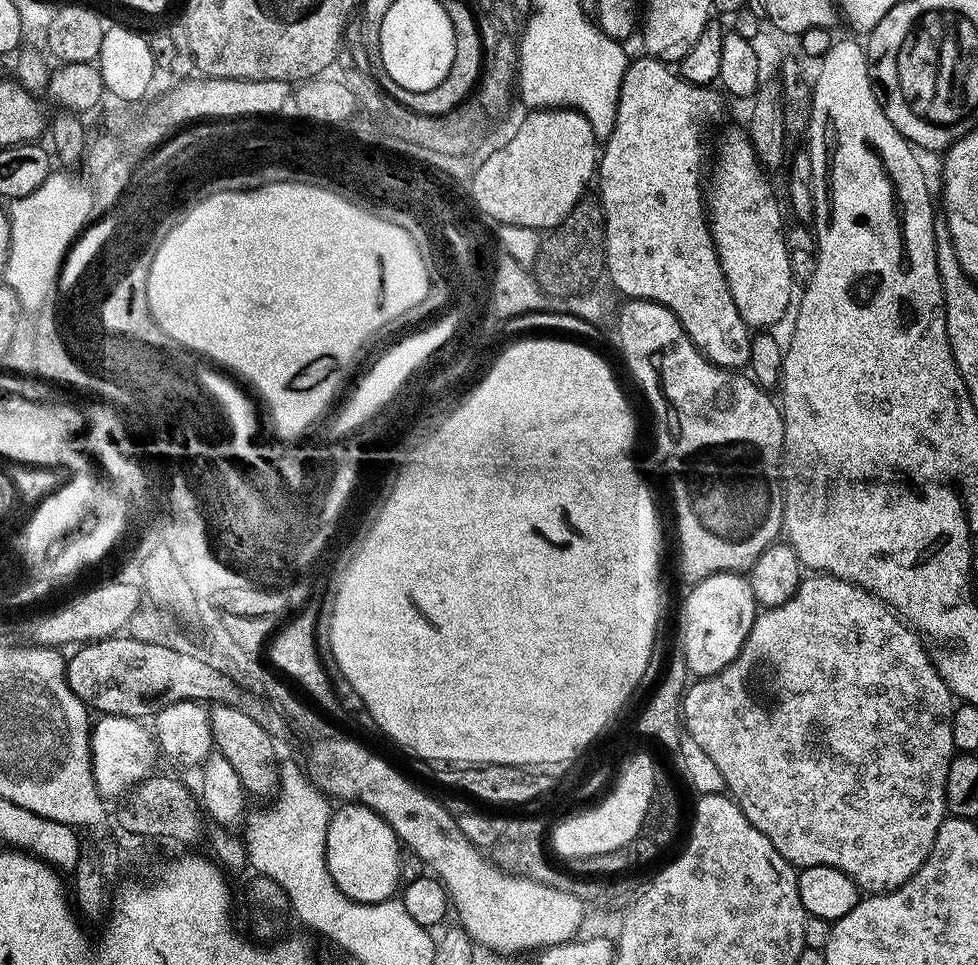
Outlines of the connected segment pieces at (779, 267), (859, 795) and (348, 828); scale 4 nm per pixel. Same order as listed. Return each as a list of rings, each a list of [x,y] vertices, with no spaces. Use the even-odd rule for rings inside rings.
[[[743,131],[736,132],[733,136],[728,136],[720,144],[720,169],[712,176],[712,188],[707,189],[706,192],[706,211],[708,214],[708,219],[710,221],[710,227],[712,229],[712,240],[716,244],[716,253],[720,259],[720,265],[724,271],[724,277],[726,282],[730,286],[730,294],[734,298],[734,304],[738,306],[738,314],[742,314],[742,318],[752,330],[768,330],[773,326],[771,324],[776,324],[784,315],[789,312],[794,304],[794,296],[792,300],[792,260],[788,257],[788,244],[784,241],[784,220],[780,217],[780,204],[778,201],[772,197],[772,188],[768,185],[768,180],[766,177],[765,169],[761,168],[759,164],[756,163],[756,155],[752,149],[752,144],[748,141],[747,135]]]
[[[808,574],[801,579],[800,587],[797,588],[789,600],[781,604],[773,604],[765,607],[763,611],[757,615],[754,626],[750,630],[750,634],[746,638],[746,642],[742,646],[742,650],[738,654],[738,658],[734,658],[734,662],[730,662],[730,666],[726,666],[718,674],[713,676],[701,676],[693,679],[689,683],[685,693],[682,705],[682,724],[686,729],[687,735],[698,742],[698,746],[706,752],[707,757],[718,766],[718,771],[724,779],[724,786],[727,795],[736,801],[736,805],[742,810],[742,814],[746,814],[746,818],[758,830],[762,830],[762,834],[766,834],[766,838],[770,838],[770,842],[774,844],[774,848],[782,854],[782,858],[786,858],[797,869],[809,868],[810,866],[834,866],[838,870],[842,870],[842,874],[849,876],[861,893],[875,894],[877,892],[889,892],[898,886],[902,886],[913,876],[918,870],[918,866],[922,864],[930,854],[930,850],[934,846],[934,838],[938,834],[938,826],[942,826],[942,822],[946,818],[946,805],[944,802],[944,787],[946,786],[946,774],[948,767],[954,755],[954,747],[952,744],[952,715],[954,711],[954,697],[950,689],[946,686],[946,682],[938,674],[936,667],[932,665],[932,657],[929,649],[926,647],[925,641],[922,639],[921,633],[915,628],[909,626],[897,613],[893,612],[890,605],[885,600],[879,600],[874,593],[866,591],[862,586],[846,582],[837,576],[826,576],[823,574]]]
[[[344,802],[339,807],[331,815],[326,838],[328,866],[334,882],[344,894],[358,903],[378,903],[393,899],[401,883],[400,841],[396,839],[391,826],[364,804]]]

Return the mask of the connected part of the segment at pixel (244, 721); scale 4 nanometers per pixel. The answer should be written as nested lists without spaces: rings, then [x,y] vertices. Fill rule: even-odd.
[[[215,703],[210,709],[211,734],[215,749],[230,762],[234,772],[238,774],[245,791],[258,796],[273,795],[279,787],[279,763],[276,760],[275,737],[264,727],[259,726],[254,718],[241,711],[240,708],[228,704]]]

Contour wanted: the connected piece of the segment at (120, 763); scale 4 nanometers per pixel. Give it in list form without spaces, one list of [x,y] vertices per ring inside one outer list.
[[[104,714],[91,725],[92,770],[97,790],[104,798],[123,797],[153,775],[158,748],[153,733],[135,716],[111,716]]]

